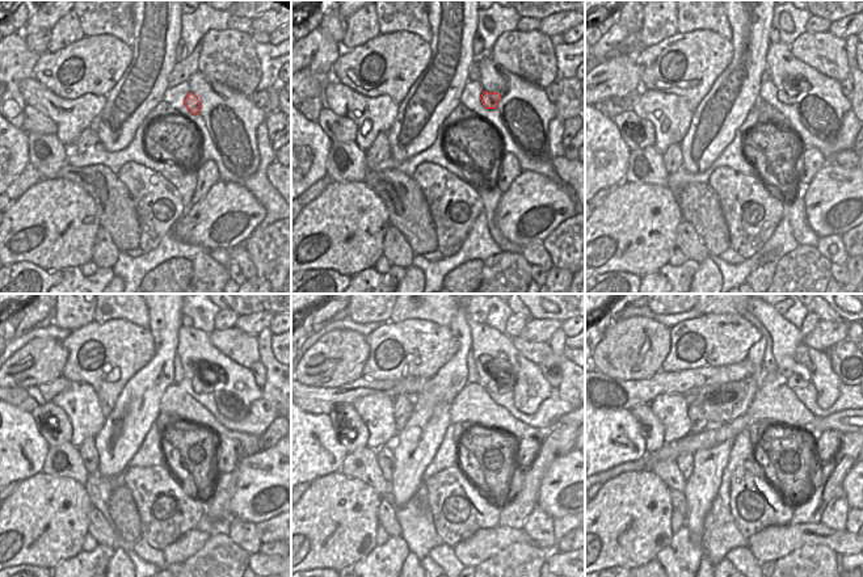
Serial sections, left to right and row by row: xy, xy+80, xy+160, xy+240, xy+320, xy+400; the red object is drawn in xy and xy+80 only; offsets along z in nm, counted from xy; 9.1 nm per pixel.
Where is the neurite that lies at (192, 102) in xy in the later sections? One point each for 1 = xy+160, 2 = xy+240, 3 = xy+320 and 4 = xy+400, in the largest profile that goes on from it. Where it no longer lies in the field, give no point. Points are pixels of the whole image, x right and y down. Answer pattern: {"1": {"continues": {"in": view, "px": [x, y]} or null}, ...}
{"1": {"continues": {"in": "xy+160", "px": [784, 96]}}, "2": {"continues": {"in": "xy+240", "px": [200, 386]}}, "3": {"continues": {"in": "xy+320", "px": [504, 383]}}, "4": {"continues": {"in": "xy+400", "px": [799, 380]}}}

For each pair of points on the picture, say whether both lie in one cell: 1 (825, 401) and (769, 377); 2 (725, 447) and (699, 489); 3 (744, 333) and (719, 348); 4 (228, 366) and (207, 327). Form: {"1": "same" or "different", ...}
{"1": "different", "2": "same", "3": "same", "4": "different"}

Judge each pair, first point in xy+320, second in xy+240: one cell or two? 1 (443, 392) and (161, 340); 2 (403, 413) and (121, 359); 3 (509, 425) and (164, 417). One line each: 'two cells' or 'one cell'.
1: one cell
2: one cell
3: two cells

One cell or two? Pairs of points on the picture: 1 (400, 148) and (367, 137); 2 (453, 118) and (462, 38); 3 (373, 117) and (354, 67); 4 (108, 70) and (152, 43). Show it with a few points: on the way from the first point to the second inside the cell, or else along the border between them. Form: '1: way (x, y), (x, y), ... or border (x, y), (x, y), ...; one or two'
1: border (399, 104), (396, 118), (387, 133); two
2: border (461, 104), (440, 125); two
3: border (337, 81), (362, 95), (388, 96), (395, 102); two
4: border (133, 47), (133, 59), (117, 81); two

